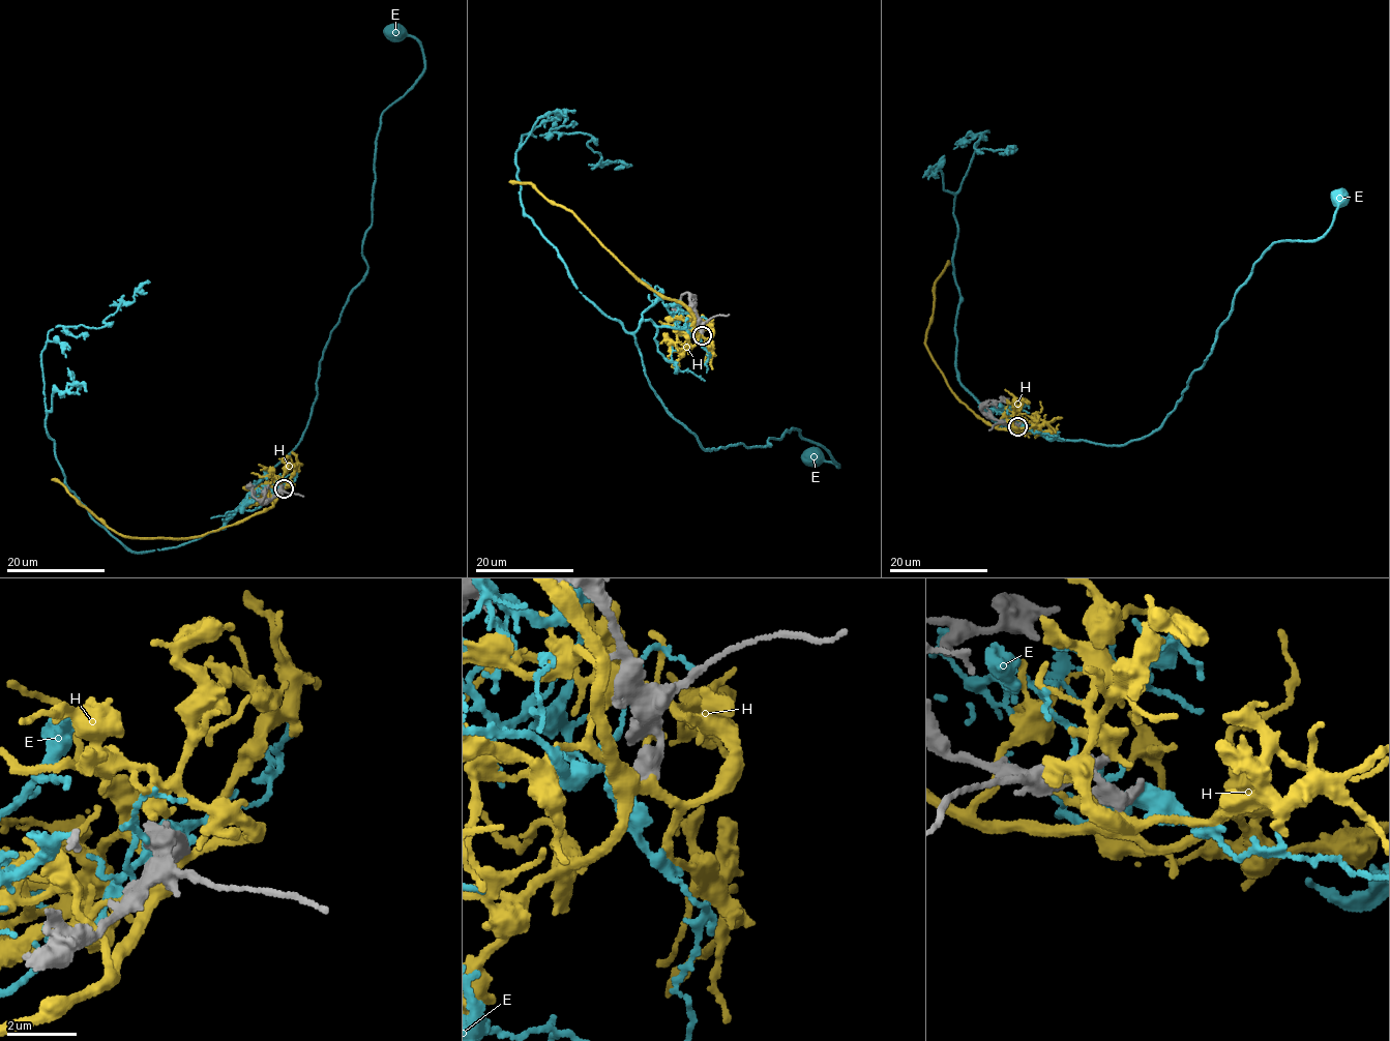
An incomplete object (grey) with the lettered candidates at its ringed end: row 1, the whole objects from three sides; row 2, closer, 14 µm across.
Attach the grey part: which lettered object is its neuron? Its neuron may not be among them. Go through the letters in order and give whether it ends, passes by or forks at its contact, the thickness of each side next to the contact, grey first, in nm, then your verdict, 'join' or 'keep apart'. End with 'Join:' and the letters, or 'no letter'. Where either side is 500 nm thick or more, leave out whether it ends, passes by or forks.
E: it passes by | 440/440 nm | keep apart
H: 550/240 nm | join
Join: H

